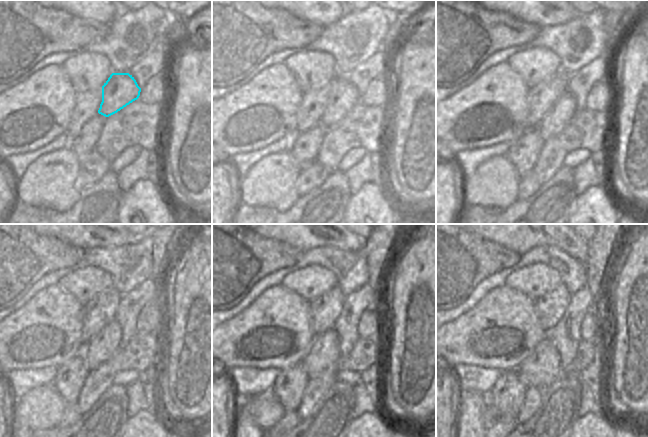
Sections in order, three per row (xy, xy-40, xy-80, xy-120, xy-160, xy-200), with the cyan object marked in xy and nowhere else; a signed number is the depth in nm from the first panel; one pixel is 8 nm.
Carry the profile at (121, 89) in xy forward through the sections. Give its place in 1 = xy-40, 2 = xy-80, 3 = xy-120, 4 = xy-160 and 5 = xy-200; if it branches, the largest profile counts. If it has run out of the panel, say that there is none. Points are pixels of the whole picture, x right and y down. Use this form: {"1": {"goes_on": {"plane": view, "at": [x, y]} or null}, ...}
{"1": {"goes_on": {"plane": "xy-40", "at": [344, 95]}}, "2": {"goes_on": {"plane": "xy-80", "at": [563, 109]}}, "3": {"goes_on": {"plane": "xy-120", "at": [101, 347]}}, "4": {"goes_on": {"plane": "xy-160", "at": [324, 352]}}, "5": {"goes_on": {"plane": "xy-200", "at": [541, 368]}}}

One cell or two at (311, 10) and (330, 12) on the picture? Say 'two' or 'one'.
one

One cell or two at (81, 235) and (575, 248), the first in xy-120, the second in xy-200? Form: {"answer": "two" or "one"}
{"answer": "one"}

